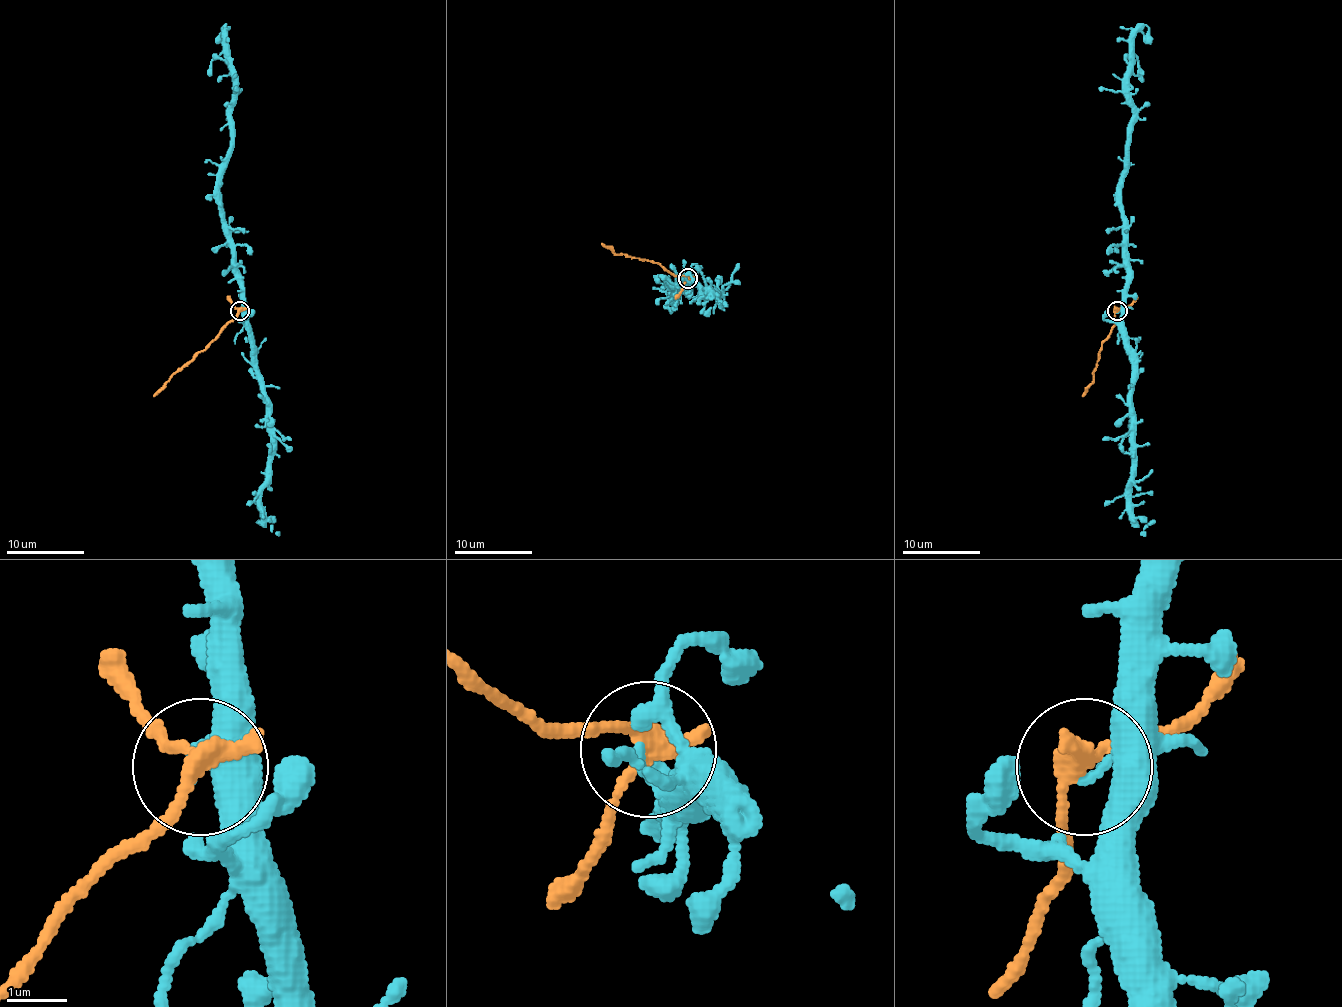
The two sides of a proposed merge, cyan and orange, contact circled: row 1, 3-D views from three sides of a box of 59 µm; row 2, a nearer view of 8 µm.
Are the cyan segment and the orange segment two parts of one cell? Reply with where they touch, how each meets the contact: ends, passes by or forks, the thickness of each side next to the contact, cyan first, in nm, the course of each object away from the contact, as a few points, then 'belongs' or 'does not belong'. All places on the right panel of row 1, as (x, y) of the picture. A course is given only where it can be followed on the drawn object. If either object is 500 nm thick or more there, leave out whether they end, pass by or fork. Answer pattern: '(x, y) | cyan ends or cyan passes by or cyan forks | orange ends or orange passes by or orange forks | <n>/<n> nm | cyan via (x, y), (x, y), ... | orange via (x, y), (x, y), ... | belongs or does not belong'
(1117, 311) | cyan ends | orange passes by | 200/320 nm | cyan via (1117, 312), (1122, 306), (1126, 271), (1120, 174), (1132, 101), (1128, 91), (1130, 40), (1138, 31), (1150, 44) | orange via (1117, 310), (1115, 326), (1099, 351), (1093, 382), (1082, 395) | does not belong

